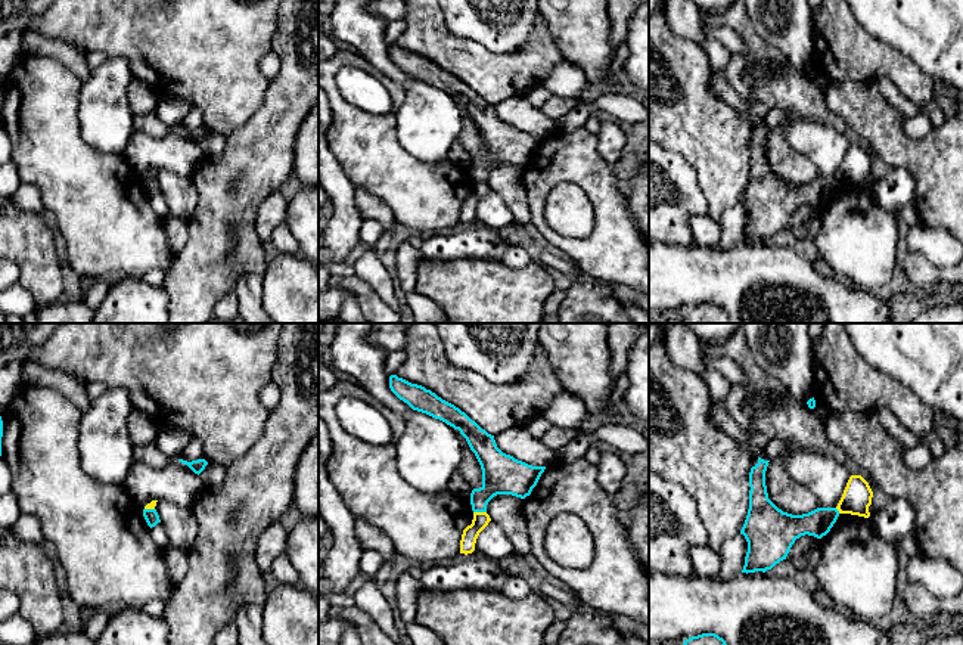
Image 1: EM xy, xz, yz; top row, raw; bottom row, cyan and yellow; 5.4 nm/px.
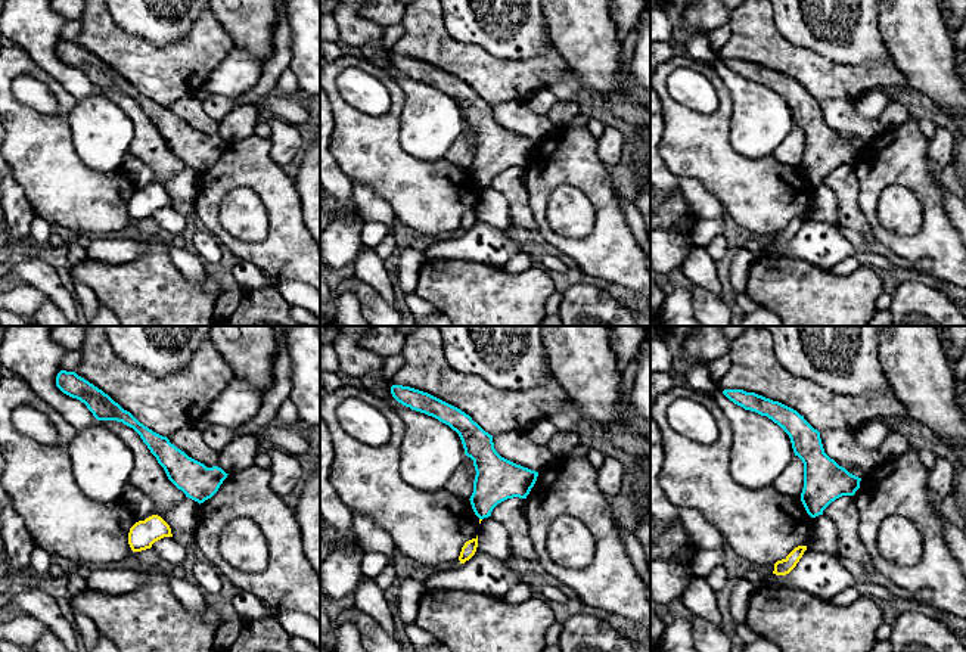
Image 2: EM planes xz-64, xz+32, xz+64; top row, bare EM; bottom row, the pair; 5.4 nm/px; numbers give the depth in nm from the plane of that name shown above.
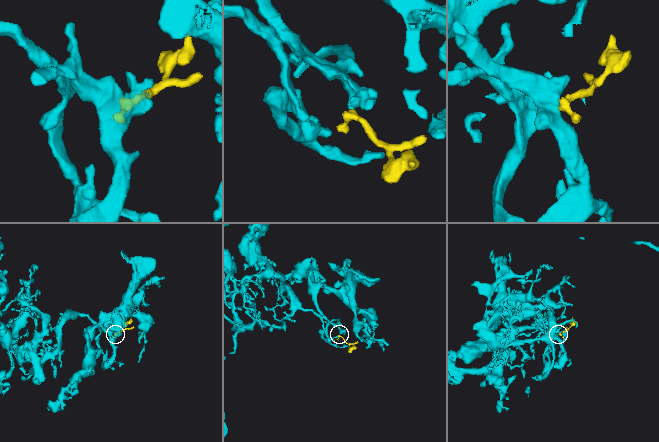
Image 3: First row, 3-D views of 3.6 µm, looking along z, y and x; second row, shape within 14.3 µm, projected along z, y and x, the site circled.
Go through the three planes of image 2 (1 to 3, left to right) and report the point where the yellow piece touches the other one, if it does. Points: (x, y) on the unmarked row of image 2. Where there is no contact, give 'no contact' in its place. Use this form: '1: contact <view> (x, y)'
1: no contact
2: no contact
3: no contact

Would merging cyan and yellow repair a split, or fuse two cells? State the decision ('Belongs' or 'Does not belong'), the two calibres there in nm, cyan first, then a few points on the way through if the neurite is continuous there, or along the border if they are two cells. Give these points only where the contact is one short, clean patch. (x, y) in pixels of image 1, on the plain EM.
Does not belong. Thickness 220 nm (cyan) against 90 nm. Boundary: xz (474, 180), (485, 182)

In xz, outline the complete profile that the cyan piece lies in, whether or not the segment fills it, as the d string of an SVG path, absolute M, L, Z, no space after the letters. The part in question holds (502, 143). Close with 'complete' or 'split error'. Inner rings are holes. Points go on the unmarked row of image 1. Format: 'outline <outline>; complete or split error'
outline M397 44L389 46L389 58L413 80L445 92L466 108L482 139L482 155L470 162L473 182L487 182L488 171L497 164L512 164L521 168L531 164L546 136L532 136L503 123L494 105L431 59Z; complete

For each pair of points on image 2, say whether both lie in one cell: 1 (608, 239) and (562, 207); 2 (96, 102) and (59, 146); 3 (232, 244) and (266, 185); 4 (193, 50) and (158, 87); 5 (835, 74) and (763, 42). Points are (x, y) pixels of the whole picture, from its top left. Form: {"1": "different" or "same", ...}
{"1": "different", "2": "different", "3": "same", "4": "same", "5": "same"}

